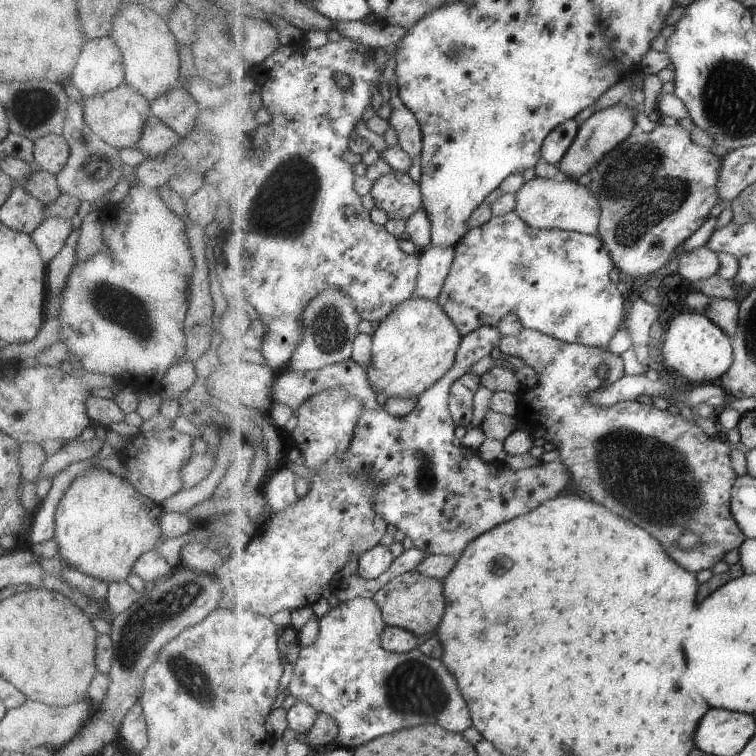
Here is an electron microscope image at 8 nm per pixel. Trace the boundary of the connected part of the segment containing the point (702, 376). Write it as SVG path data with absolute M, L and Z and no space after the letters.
M688 310L671 320L662 348L663 362L680 372L689 382L713 382L721 378L734 363L732 337L707 315Z

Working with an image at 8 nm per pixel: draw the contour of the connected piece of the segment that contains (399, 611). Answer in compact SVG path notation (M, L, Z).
M416 569L389 580L373 599L381 609L387 625L410 630L417 636L437 633L447 610L444 582L435 577L423 576Z

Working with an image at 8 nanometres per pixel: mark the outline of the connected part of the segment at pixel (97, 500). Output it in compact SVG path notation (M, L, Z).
M88 466L63 492L54 512L53 540L57 544L59 558L72 570L83 572L103 582L121 582L132 572L133 562L141 553L156 548L160 543L160 518L164 511L159 503L137 494L137 490L111 472Z

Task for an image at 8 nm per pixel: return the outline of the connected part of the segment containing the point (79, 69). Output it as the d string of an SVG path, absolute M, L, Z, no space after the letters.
M108 35L85 41L68 78L83 100L103 94L124 82L123 62Z

